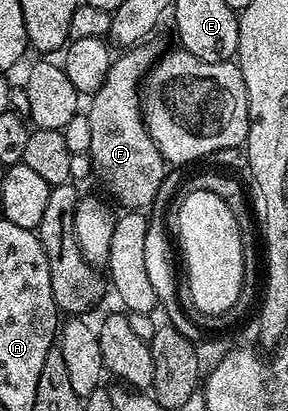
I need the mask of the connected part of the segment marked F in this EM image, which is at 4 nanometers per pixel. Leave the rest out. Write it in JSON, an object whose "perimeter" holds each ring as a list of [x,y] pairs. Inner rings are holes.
{"perimeter":[[[145,40],[118,53],[107,72],[107,80],[88,99],[87,113],[91,120],[90,160],[96,177],[105,181],[105,186],[117,197],[116,205],[129,212],[141,212],[152,207],[156,193],[166,185],[167,163],[159,152],[155,140],[145,126],[141,109],[143,83],[150,70],[157,65],[159,53]]]}

